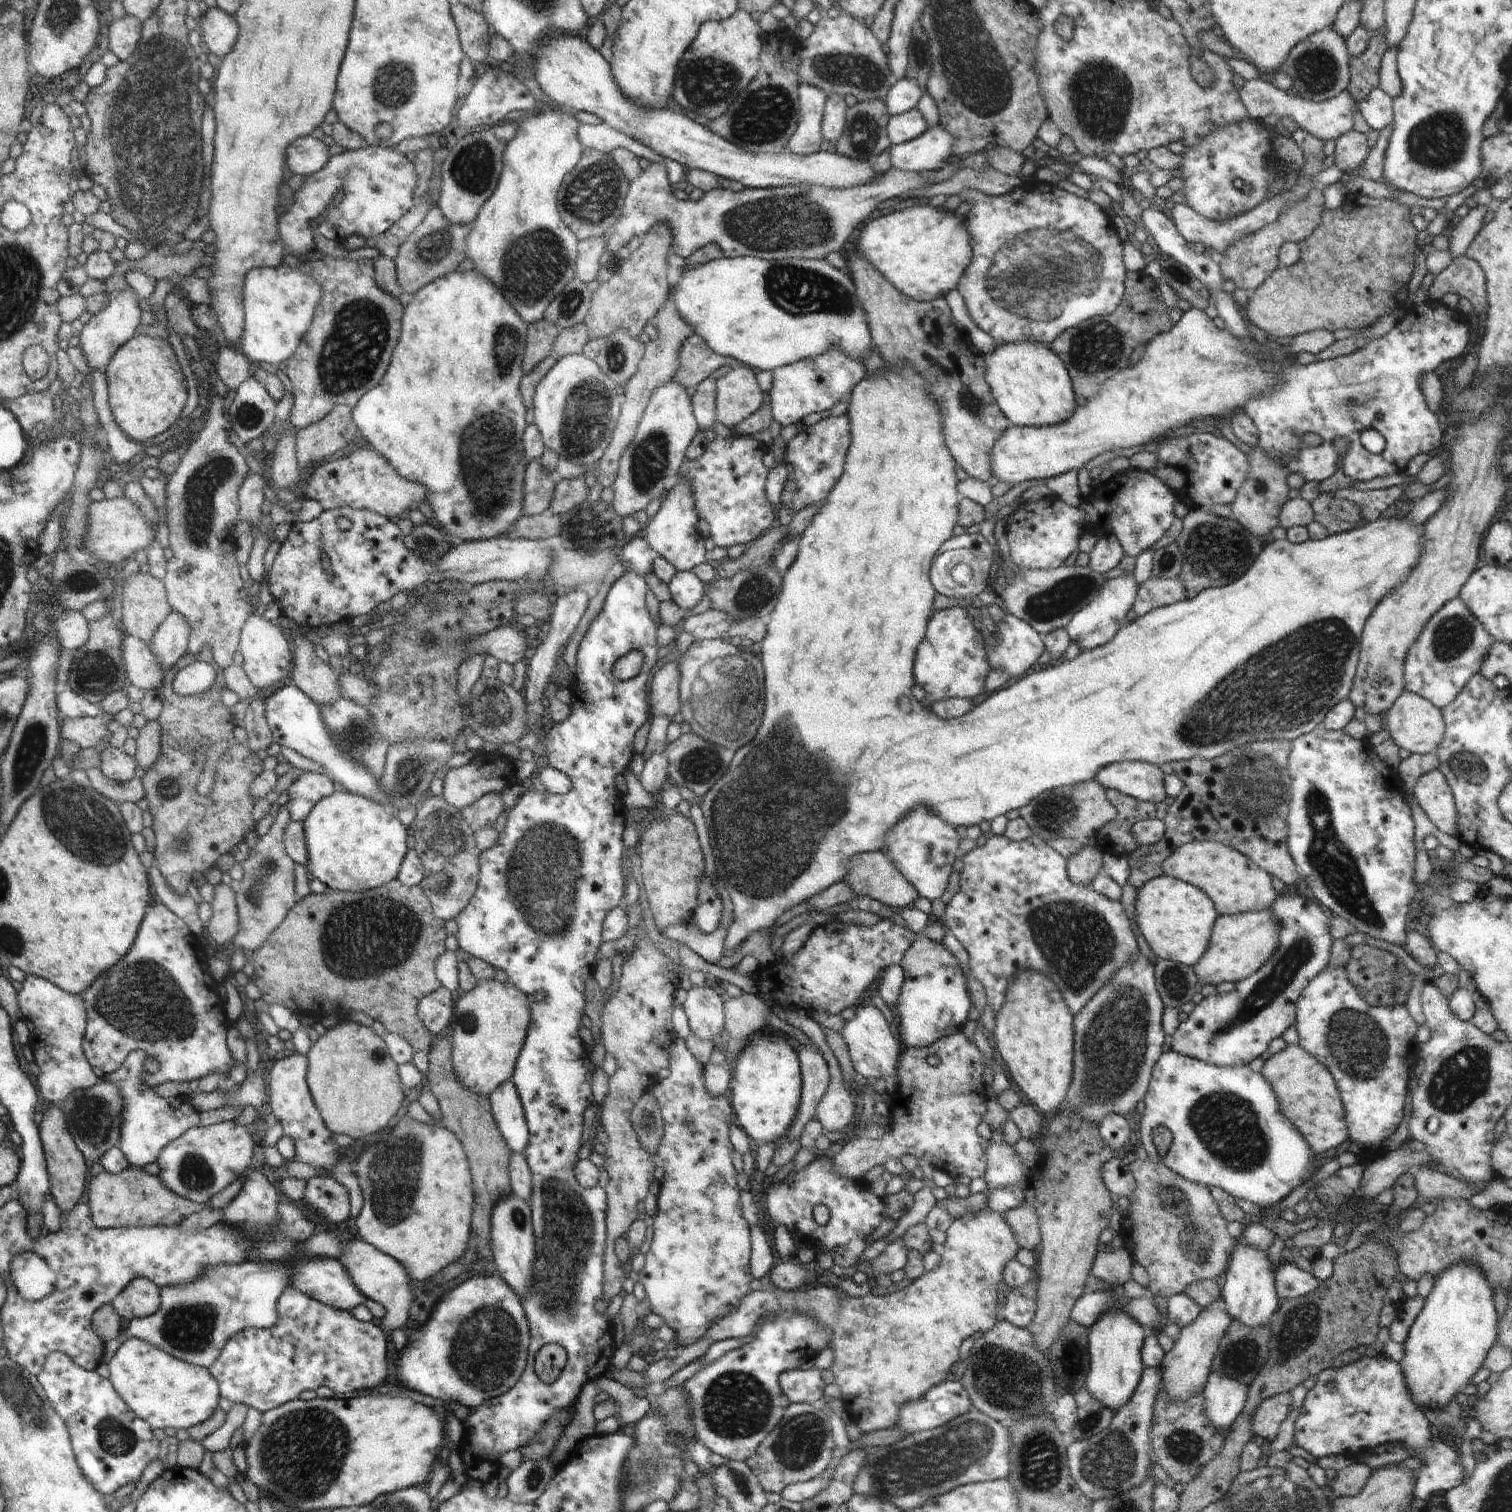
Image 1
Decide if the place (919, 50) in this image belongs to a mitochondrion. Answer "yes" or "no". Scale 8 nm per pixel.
yes

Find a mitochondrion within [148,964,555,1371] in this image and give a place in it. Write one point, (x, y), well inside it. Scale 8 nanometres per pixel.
(395, 1174)

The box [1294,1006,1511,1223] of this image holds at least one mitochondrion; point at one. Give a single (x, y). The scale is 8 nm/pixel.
(1462, 1078)

